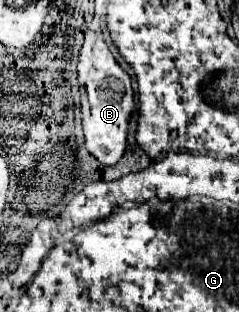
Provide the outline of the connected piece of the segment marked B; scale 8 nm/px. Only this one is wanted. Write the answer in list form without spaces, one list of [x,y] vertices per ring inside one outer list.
[[[86,33],[86,41],[78,61],[78,83],[84,89],[82,97],[82,125],[86,137],[86,149],[104,165],[114,165],[126,151],[128,127],[134,111],[134,91],[128,73],[112,59],[104,37],[92,37]]]

